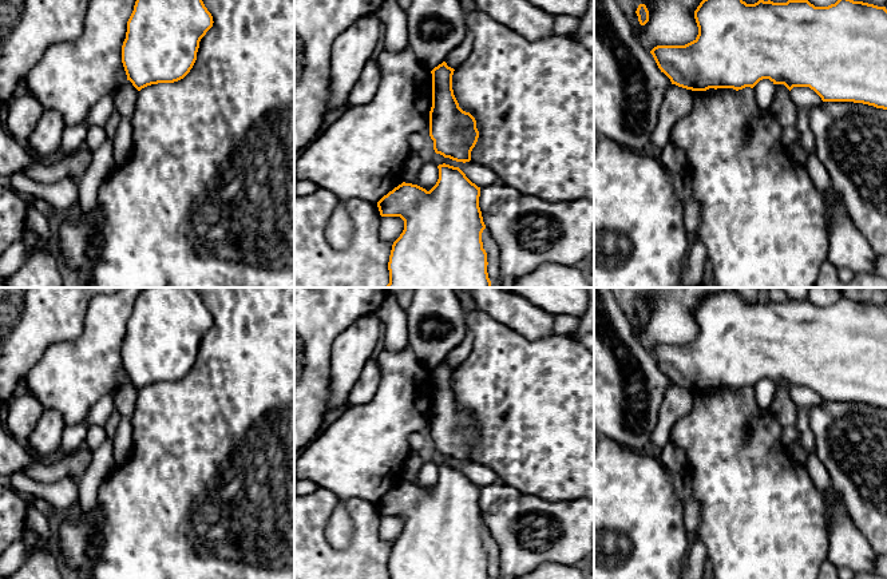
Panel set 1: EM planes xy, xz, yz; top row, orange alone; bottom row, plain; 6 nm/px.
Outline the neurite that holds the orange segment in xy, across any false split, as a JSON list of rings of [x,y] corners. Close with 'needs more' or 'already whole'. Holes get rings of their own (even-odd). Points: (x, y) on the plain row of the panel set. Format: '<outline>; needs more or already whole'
[[[146,287],[135,301],[122,345],[127,380],[140,390],[151,384],[183,378],[193,368],[199,341],[213,322],[211,313],[194,287]]]; already whole

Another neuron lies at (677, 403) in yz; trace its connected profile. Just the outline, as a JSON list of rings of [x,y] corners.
[[[670,384],[660,407],[660,416],[657,425],[652,433],[650,441],[662,448],[669,441],[670,427],[686,416],[694,401],[694,390]]]

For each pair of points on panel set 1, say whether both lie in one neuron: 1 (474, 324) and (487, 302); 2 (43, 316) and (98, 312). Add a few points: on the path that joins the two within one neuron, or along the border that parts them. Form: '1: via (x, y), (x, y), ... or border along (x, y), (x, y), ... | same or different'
1: border along (476, 309), (509, 328) | different
2: border along (90, 301), (83, 330), (68, 340) | different

